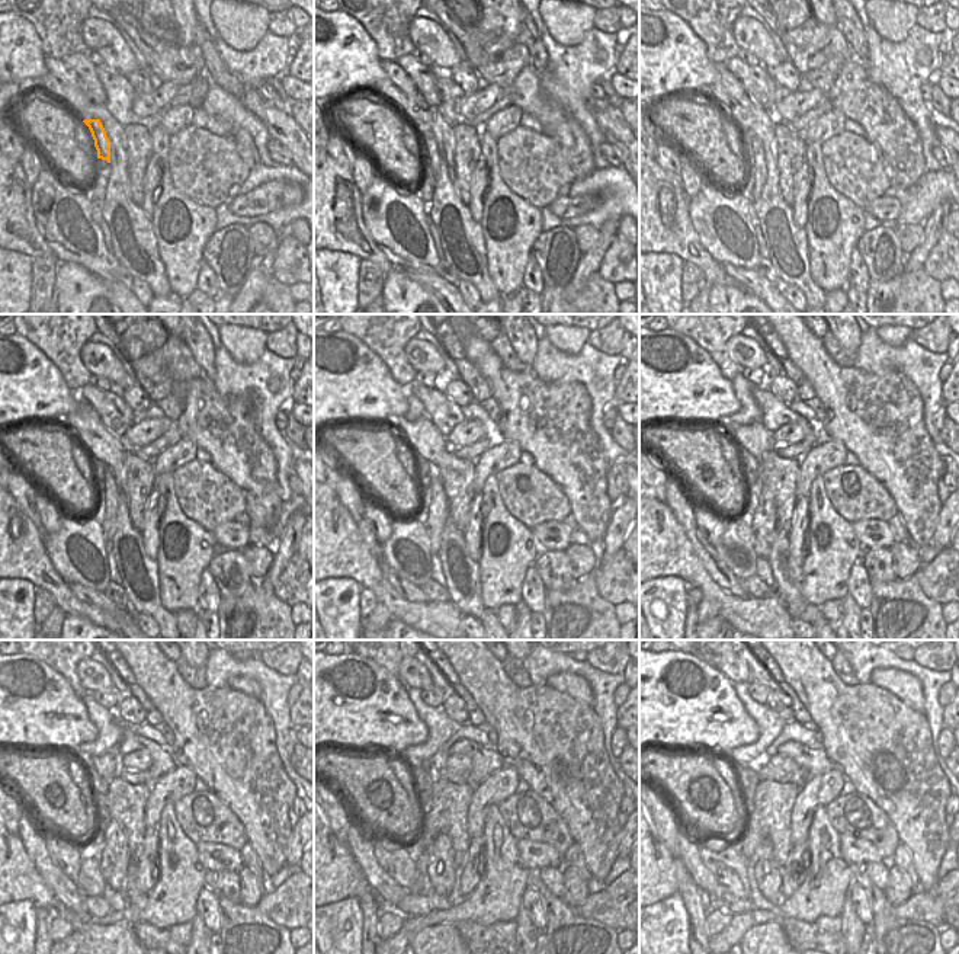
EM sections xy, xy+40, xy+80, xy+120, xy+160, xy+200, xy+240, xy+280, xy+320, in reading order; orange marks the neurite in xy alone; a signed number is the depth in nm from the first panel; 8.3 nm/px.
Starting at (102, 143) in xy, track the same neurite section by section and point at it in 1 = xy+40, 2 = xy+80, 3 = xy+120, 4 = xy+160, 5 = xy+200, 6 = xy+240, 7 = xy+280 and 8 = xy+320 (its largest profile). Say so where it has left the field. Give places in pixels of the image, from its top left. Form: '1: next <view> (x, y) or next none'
1: next xy+40 (427, 147)
2: next xy+80 (753, 150)
3: next xy+120 (108, 493)
4: next xy+160 (433, 499)
5: next xy+200 (760, 500)
6: next xy+240 (114, 861)
7: next xy+280 (443, 874)
8: next xy+320 (767, 874)

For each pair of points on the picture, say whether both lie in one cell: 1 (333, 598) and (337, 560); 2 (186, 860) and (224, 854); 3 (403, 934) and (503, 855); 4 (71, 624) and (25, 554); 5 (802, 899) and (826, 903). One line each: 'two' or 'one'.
1: two
2: two
3: one
4: two
5: one

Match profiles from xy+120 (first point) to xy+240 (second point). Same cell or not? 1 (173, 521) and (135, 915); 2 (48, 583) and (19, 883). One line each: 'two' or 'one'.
1: one
2: one

